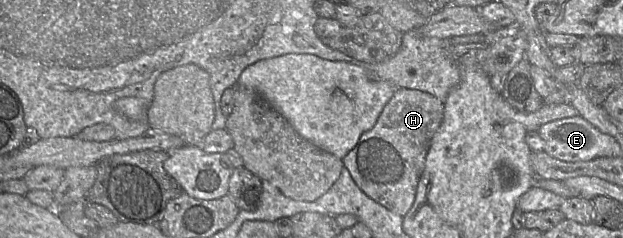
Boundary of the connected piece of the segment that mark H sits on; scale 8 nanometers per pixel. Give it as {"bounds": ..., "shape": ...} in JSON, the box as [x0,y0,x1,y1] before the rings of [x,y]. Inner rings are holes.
{"bounds":[343,89,444,217],"shape":[[[397,89],[373,128],[343,158],[353,181],[369,198],[404,217],[412,207],[431,141],[444,117],[444,102],[420,90]]]}

